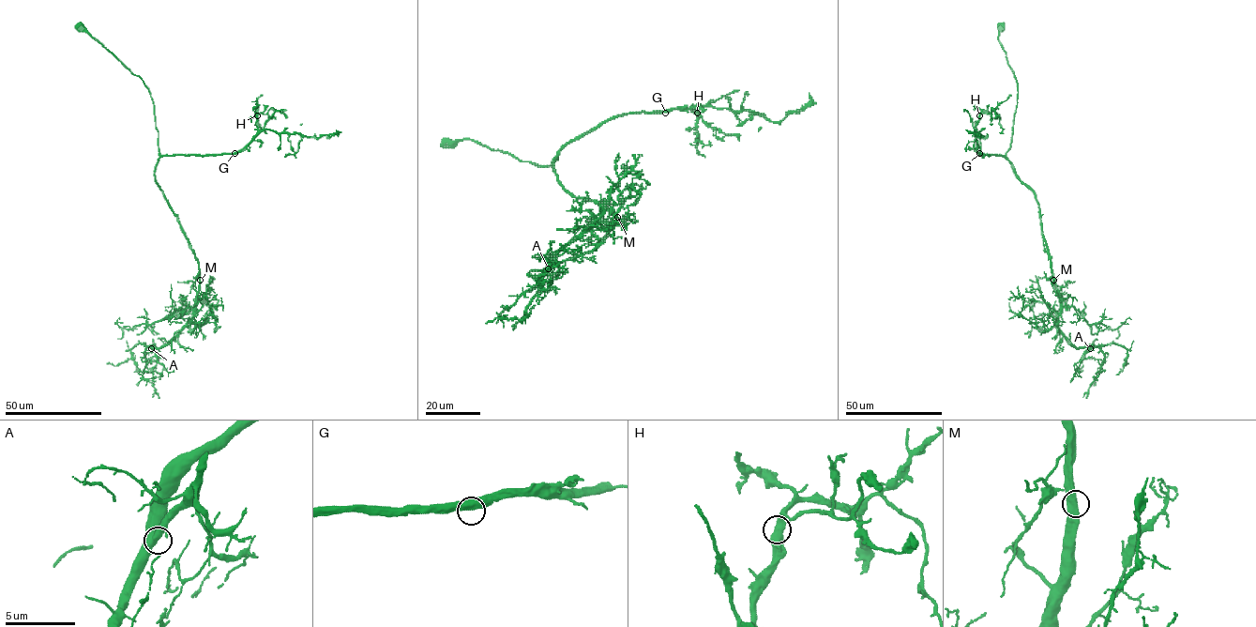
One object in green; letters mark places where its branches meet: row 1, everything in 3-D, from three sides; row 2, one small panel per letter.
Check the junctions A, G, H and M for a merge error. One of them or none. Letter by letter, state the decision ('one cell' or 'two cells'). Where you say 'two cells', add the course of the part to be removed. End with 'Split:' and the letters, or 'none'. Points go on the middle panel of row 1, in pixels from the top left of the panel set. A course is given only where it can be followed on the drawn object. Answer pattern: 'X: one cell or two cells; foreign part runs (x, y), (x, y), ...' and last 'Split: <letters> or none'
A: one cell
G: one cell
H: one cell
M: one cell
Split: none

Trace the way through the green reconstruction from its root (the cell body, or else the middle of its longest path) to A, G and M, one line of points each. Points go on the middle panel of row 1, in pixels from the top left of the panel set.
A: (449, 144), (472, 139), (545, 166), (559, 150), (563, 188), (615, 216), (548, 268)
G: (449, 144), (472, 139), (522, 160), (548, 166), (558, 160), (561, 148), (608, 120), (627, 114), (665, 113)
M: (449, 144), (472, 139), (545, 166), (558, 160), (559, 150), (553, 170), (563, 188), (617, 217)

